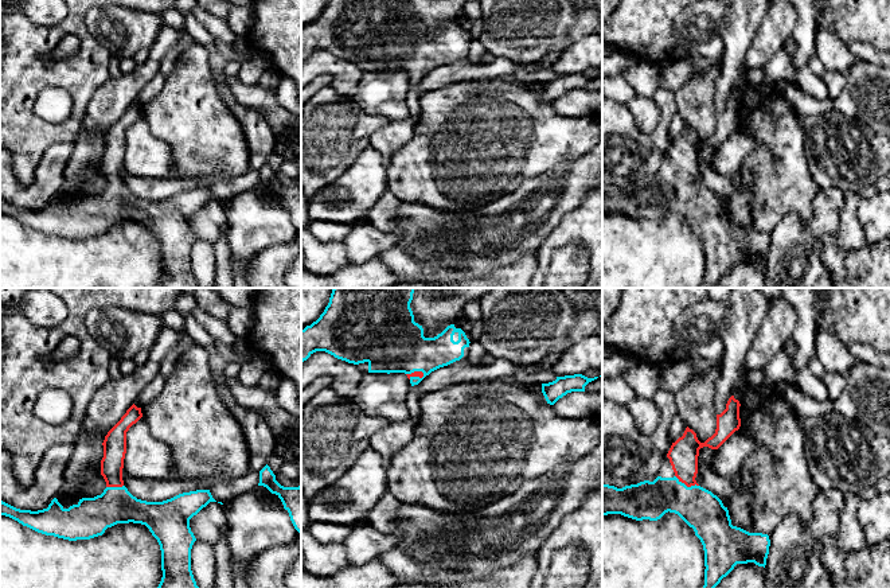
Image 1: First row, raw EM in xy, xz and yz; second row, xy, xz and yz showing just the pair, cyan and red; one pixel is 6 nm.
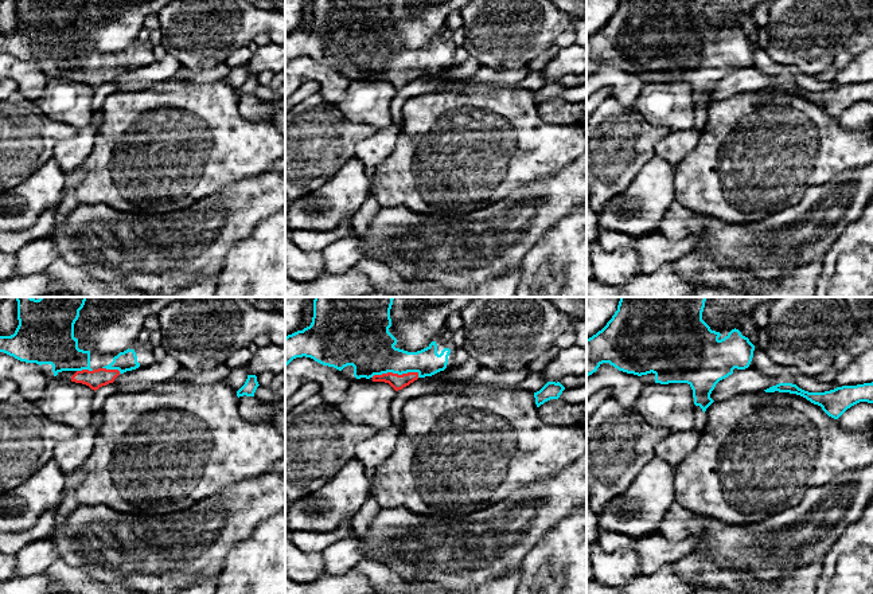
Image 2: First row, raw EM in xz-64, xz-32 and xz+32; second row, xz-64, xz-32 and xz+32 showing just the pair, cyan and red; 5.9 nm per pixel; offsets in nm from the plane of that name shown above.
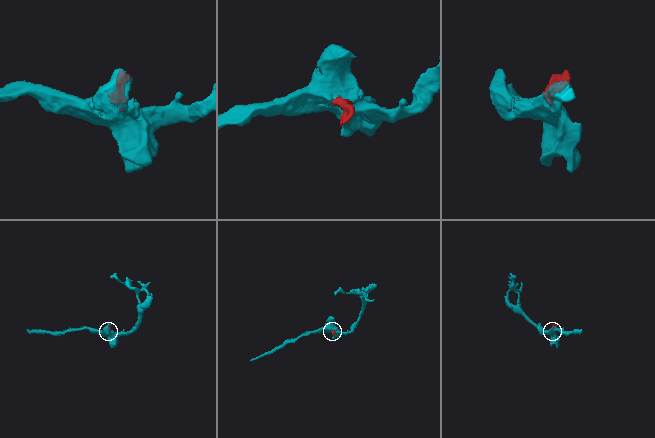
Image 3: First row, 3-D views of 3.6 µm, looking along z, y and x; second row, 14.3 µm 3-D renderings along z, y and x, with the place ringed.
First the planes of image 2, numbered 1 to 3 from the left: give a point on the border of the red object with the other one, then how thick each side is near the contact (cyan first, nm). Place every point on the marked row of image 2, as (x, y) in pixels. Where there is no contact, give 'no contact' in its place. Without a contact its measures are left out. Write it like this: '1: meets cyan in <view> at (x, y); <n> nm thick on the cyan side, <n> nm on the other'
1: meets cyan in xz-64 at (112, 368); 120 nm thick on the cyan side, 110 nm on the other
2: meets cyan in xz-32 at (394, 372); 320 nm thick on the cyan side, 90 nm on the other
3: no contact

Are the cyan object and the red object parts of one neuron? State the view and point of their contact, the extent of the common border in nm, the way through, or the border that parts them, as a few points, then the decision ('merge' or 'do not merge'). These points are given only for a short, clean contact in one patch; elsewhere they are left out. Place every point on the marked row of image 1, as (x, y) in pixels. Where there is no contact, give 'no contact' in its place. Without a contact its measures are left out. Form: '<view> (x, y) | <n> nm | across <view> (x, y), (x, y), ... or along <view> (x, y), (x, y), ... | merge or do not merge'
yz (686, 486) | 160 nm | across yz (702, 510), (686, 494), (686, 486), (683, 454) | merge

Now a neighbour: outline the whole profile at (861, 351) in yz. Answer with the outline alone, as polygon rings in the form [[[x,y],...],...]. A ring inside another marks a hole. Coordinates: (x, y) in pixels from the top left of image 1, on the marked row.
[[[851,343],[848,348],[856,361],[863,361],[874,366],[890,369],[890,354],[879,353],[874,347],[863,343]]]

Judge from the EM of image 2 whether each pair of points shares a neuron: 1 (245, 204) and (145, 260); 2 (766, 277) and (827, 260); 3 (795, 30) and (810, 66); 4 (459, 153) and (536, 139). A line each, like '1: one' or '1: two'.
1: one
2: two
3: one
4: one

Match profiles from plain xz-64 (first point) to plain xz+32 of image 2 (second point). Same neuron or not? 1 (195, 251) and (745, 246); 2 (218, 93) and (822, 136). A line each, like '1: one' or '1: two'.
1: one
2: one

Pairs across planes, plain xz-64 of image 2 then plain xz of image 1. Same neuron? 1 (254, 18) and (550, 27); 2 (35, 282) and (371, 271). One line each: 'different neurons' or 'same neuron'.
1: same neuron
2: same neuron

